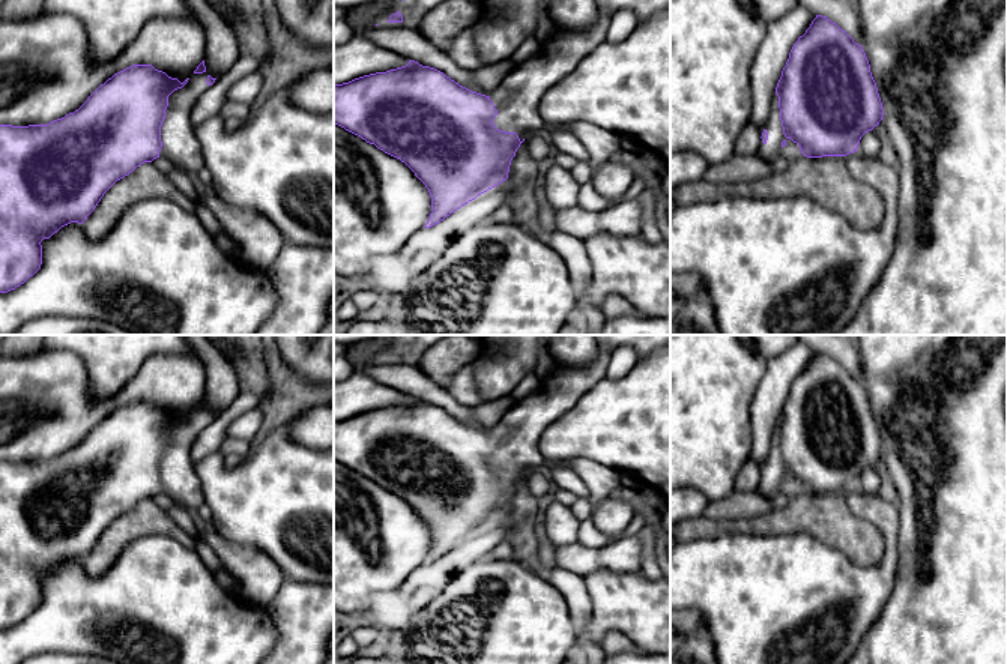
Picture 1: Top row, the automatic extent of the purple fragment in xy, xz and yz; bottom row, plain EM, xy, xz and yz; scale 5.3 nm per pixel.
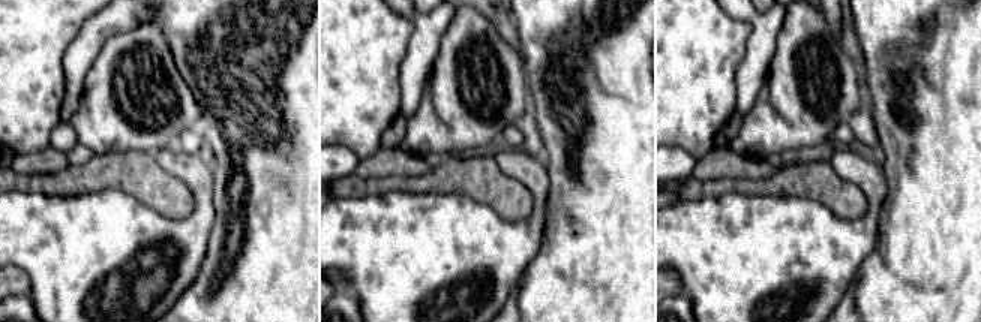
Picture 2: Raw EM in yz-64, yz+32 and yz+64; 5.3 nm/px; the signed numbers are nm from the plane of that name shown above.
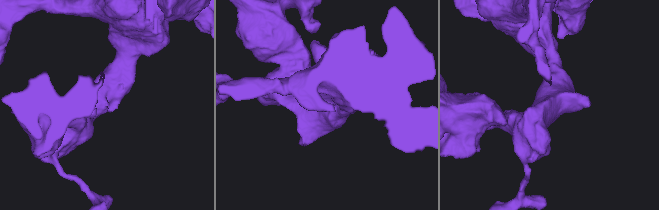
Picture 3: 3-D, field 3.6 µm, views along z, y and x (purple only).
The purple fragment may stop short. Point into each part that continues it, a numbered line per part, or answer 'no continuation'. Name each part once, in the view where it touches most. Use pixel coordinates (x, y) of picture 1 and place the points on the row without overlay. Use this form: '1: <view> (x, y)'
1: xz (517, 433)

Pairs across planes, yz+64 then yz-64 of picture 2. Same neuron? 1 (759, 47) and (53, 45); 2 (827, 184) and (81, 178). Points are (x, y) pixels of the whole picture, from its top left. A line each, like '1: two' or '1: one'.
1: two
2: one

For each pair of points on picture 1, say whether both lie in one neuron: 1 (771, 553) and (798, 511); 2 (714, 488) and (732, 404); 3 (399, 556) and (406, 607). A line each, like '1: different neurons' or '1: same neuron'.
1: different neurons
2: same neuron
3: different neurons

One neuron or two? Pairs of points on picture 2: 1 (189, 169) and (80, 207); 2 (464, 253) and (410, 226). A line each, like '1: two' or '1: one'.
1: one
2: one

